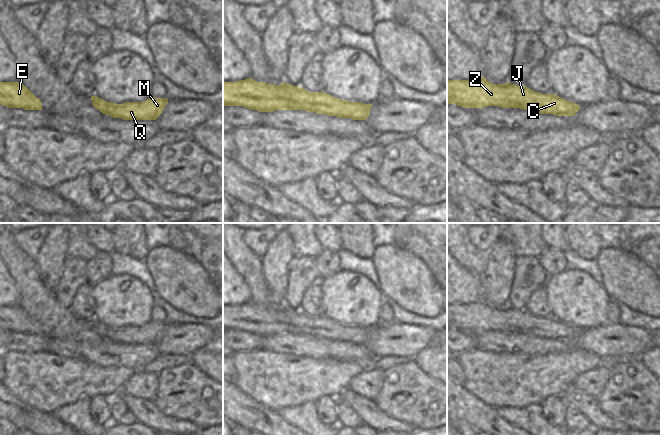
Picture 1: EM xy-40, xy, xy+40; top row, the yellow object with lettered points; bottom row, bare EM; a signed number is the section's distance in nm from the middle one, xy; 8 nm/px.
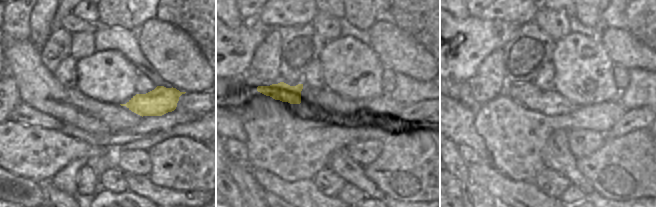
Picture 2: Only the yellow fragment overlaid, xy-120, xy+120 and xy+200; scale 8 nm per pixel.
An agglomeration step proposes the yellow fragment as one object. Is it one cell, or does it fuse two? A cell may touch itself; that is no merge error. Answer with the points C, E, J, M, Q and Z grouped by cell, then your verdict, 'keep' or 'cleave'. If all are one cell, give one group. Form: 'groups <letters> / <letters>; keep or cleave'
groups C E J M Q Z; keep

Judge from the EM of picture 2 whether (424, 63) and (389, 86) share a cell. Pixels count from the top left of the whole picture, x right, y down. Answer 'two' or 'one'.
two

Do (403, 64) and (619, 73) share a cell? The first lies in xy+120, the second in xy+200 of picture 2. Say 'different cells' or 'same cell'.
different cells

